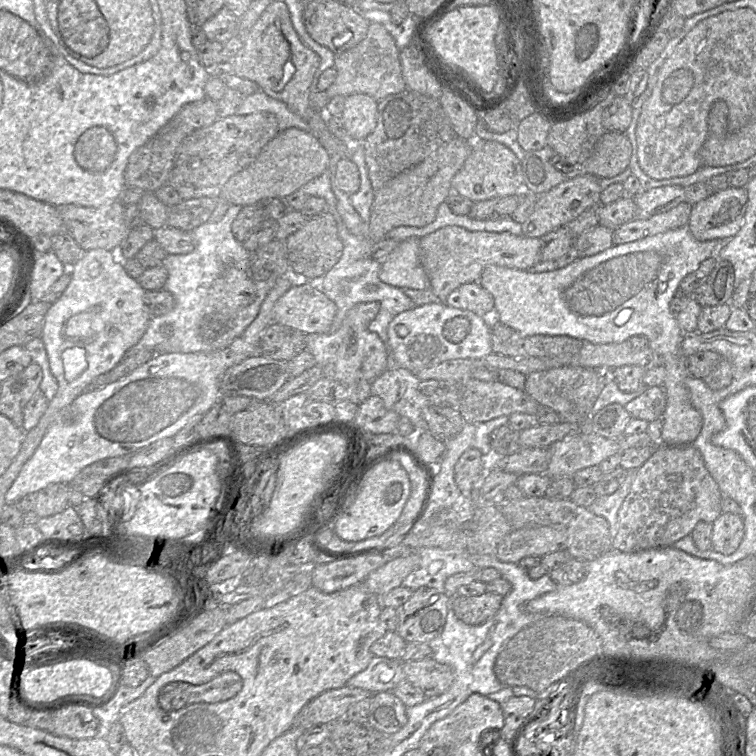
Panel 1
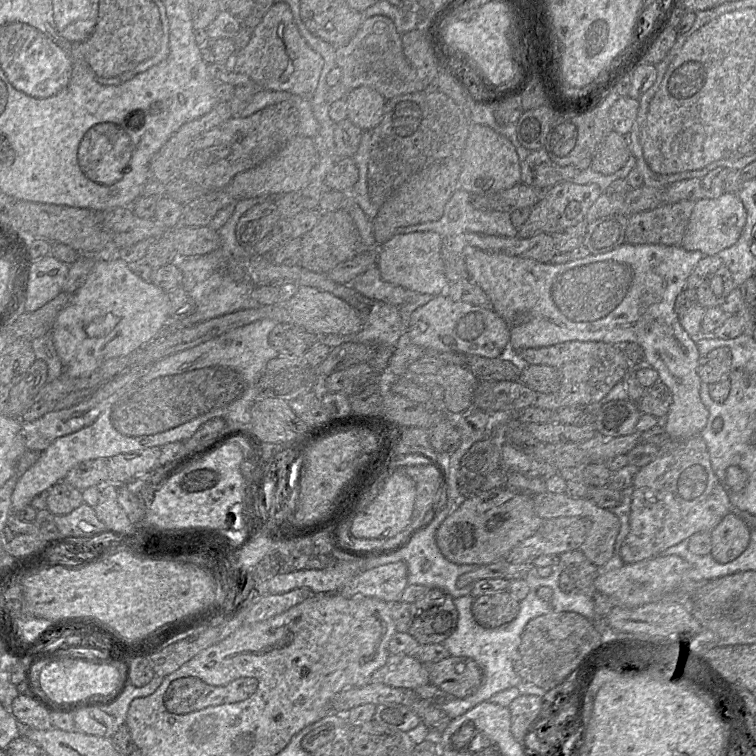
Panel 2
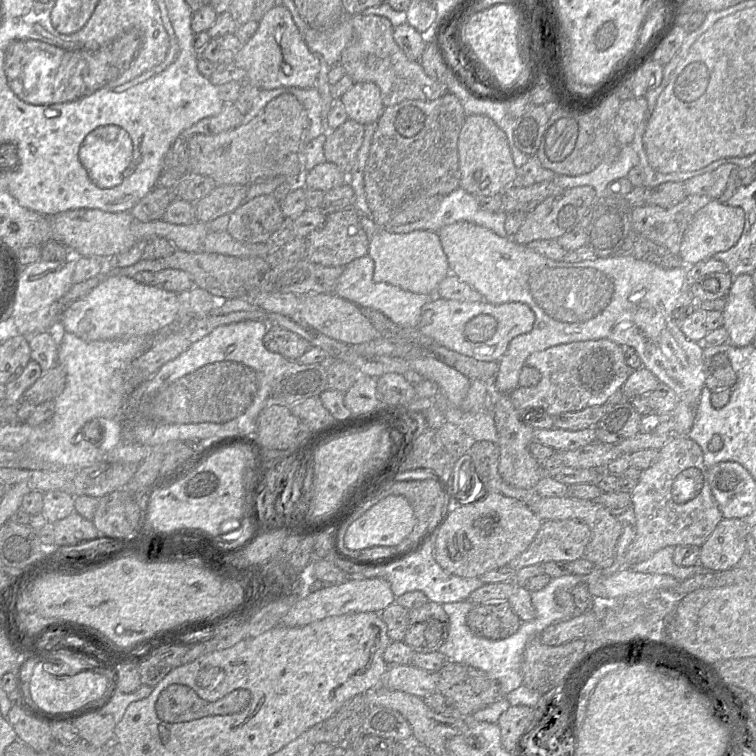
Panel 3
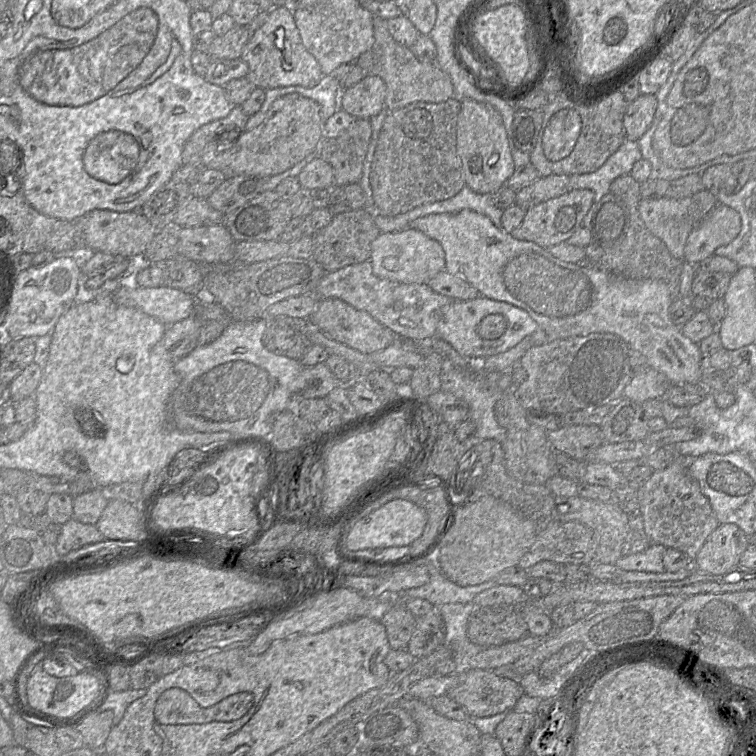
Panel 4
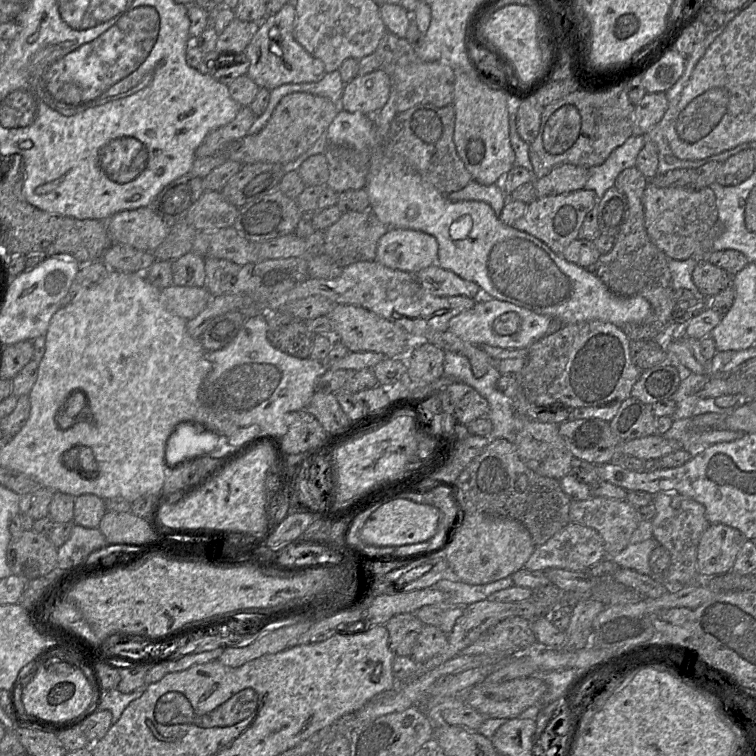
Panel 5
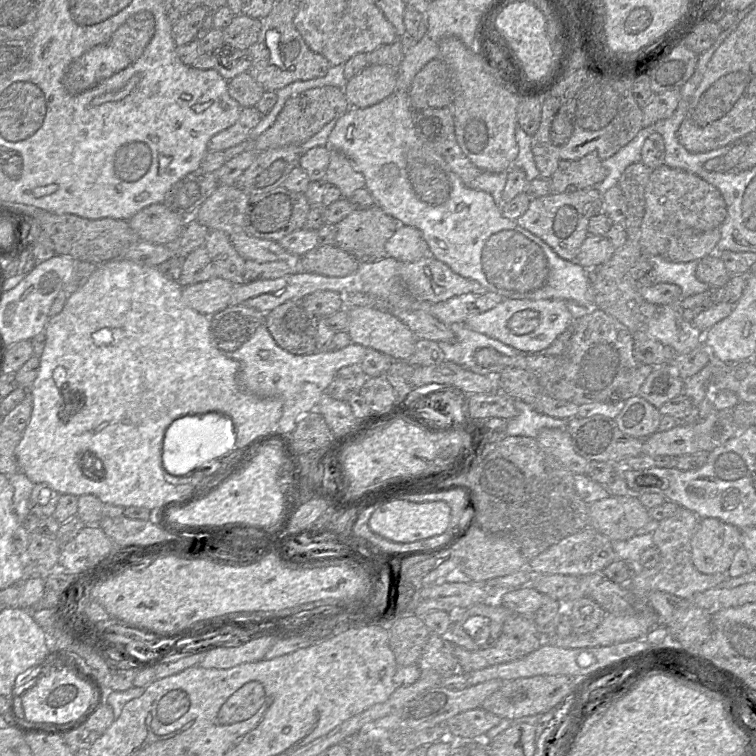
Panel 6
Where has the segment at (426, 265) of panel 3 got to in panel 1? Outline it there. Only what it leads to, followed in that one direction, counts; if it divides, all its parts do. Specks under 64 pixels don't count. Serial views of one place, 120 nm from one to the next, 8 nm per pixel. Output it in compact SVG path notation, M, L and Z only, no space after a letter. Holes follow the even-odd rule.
M407 239L381 262L379 278L401 289L430 288L429 278L420 261L419 239Z

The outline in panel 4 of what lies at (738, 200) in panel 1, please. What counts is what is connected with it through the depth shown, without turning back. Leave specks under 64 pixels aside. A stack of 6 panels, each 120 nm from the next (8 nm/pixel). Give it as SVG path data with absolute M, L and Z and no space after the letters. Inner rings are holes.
M718 203L690 233L684 248L684 261L698 264L713 255L719 246L733 241L740 231L740 214L735 209Z

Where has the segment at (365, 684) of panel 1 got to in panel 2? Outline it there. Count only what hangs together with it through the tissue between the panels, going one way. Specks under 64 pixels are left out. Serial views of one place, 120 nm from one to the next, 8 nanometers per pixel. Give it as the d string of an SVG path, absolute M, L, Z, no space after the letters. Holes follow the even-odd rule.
M414 657L389 659L374 672L370 683L387 685L396 689L415 690L429 683L428 668Z

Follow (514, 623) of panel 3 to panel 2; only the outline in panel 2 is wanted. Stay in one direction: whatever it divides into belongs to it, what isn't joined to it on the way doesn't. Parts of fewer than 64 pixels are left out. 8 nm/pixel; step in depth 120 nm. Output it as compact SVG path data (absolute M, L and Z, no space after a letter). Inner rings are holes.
M508 591L473 599L471 614L474 622L484 629L498 628L513 621L519 611L519 601Z

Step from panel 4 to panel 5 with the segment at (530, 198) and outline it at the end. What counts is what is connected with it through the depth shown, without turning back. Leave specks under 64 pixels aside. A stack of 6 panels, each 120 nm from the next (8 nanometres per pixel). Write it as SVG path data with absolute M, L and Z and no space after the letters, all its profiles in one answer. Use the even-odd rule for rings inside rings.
M572 164L556 166L547 175L535 178L536 196L546 197L583 189L588 178L588 168Z

